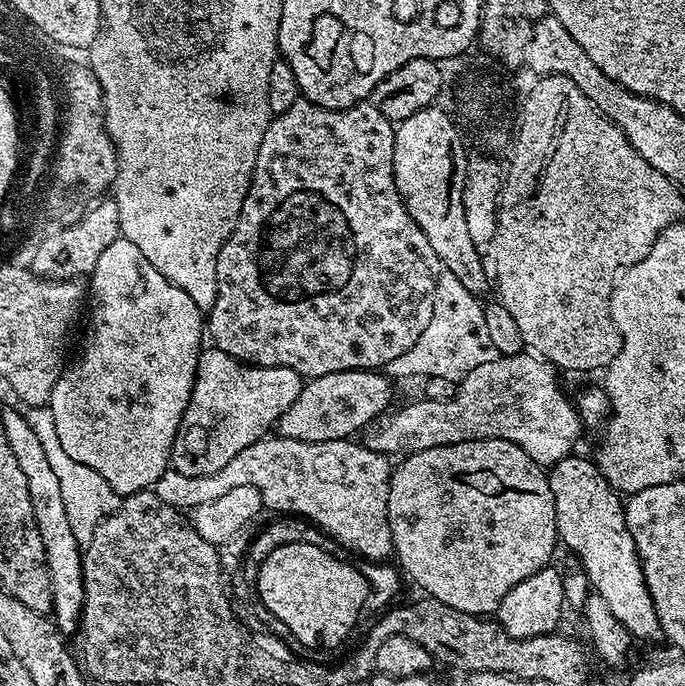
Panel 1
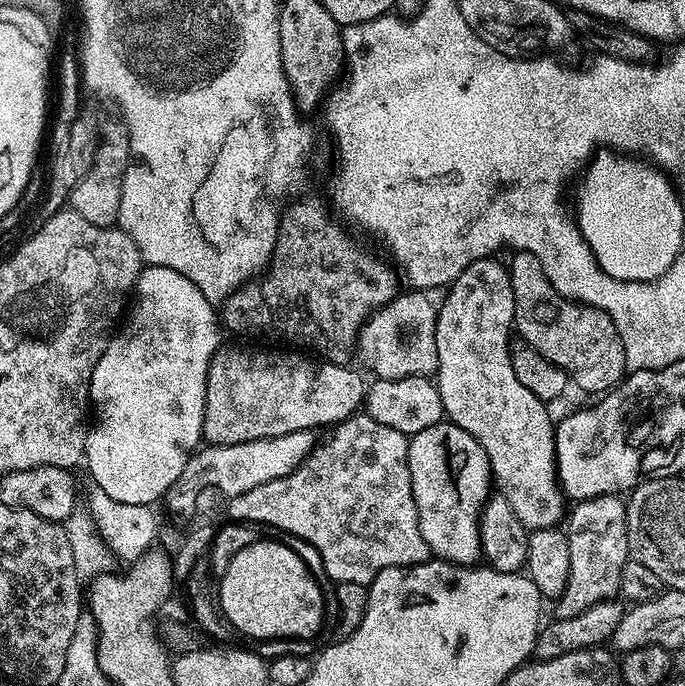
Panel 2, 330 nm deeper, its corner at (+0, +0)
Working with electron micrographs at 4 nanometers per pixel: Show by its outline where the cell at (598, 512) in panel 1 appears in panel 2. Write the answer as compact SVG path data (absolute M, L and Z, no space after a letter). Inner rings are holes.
M496 258L476 260L470 266L466 266L466 270L462 270L462 274L458 274L458 278L447 289L448 297L445 298L444 305L442 303L439 305L436 313L438 366L434 373L434 381L441 394L445 417L462 430L466 430L466 434L470 434L470 438L474 438L486 450L486 458L492 467L495 491L504 496L506 502L510 502L510 510L514 510L518 522L522 522L525 528L529 530L555 528L565 519L566 507L564 508L564 504L566 505L566 497L564 489L560 487L560 482L556 479L556 430L554 419L552 420L551 414L544 409L547 408L545 401L534 398L534 394L530 394L530 390L526 390L526 386L522 386L522 382L518 382L518 374L514 374L514 366L512 365L512 345L514 343L514 325L516 322L514 290L512 289L512 279L508 273L509 265L507 263L499 264L498 261L499 259Z

